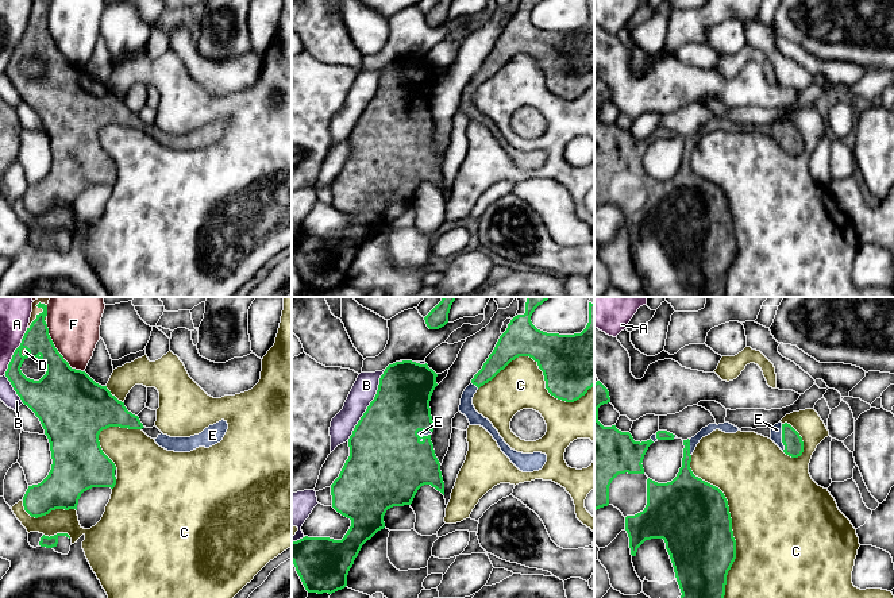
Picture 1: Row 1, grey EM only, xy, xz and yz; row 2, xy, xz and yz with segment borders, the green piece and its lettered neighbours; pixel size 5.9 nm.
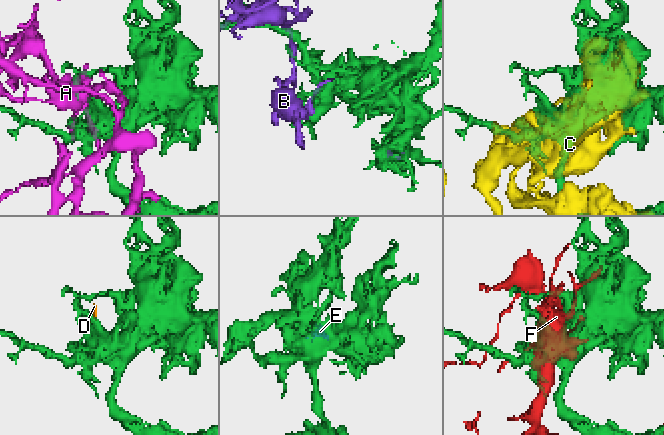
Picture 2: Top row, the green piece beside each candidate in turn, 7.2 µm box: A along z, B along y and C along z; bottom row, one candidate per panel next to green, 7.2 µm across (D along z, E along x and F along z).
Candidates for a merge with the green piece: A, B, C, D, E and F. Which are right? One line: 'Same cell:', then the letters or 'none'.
Same cell: D, E

